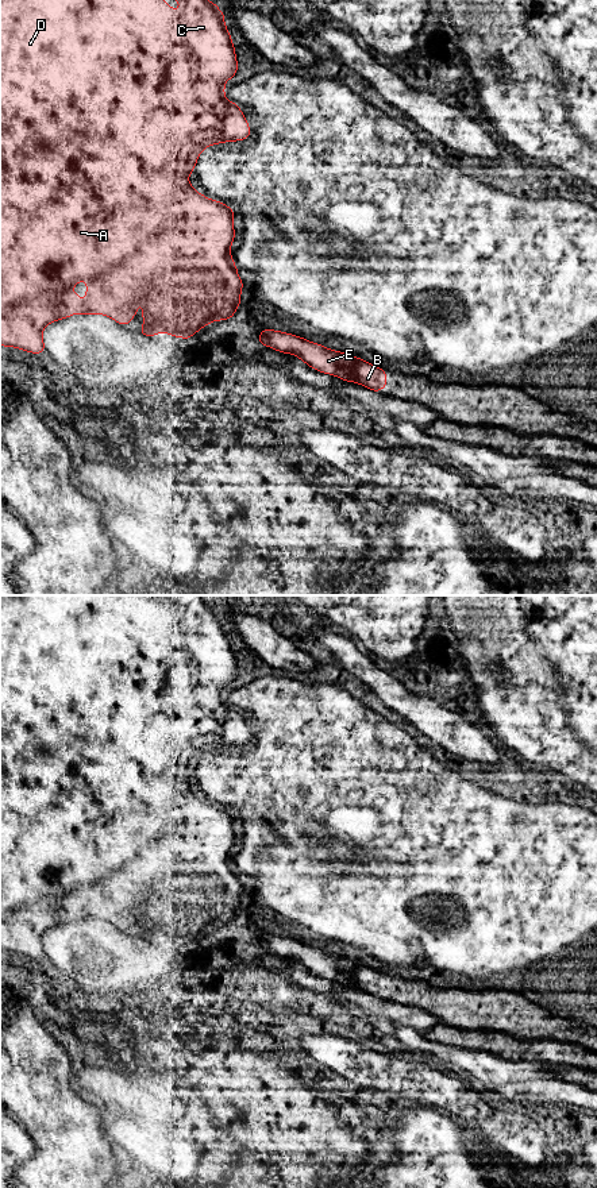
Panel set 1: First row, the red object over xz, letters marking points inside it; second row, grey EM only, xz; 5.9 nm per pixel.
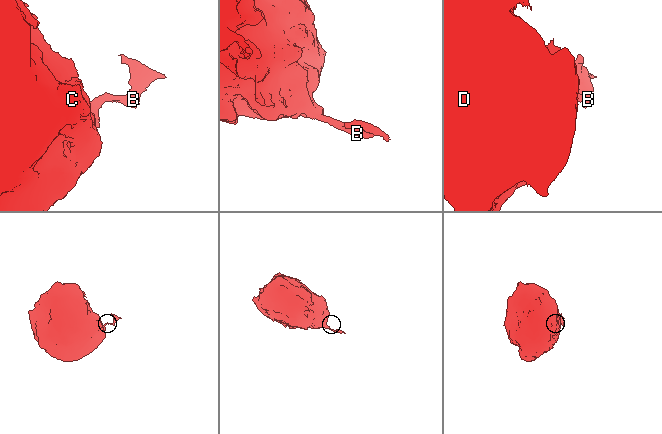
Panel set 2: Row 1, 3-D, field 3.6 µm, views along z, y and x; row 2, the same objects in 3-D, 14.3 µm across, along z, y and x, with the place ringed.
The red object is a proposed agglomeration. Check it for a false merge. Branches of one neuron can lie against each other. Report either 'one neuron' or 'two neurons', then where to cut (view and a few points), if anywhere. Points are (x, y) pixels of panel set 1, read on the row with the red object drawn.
two neurons | xz (354, 358), (354, 378), (357, 381)

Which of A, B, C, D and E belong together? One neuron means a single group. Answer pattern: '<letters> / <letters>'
A C D E / B

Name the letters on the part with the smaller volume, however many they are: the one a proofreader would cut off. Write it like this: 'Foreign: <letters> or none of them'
Foreign: B

